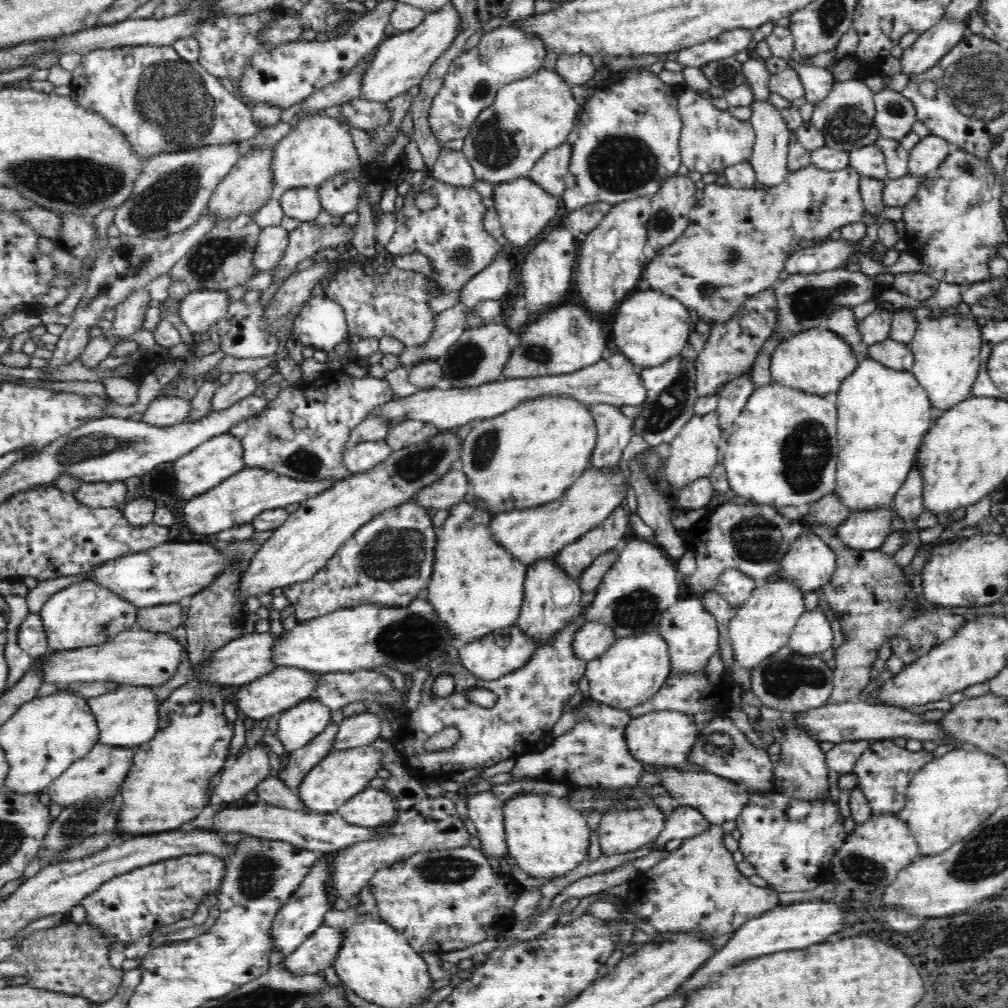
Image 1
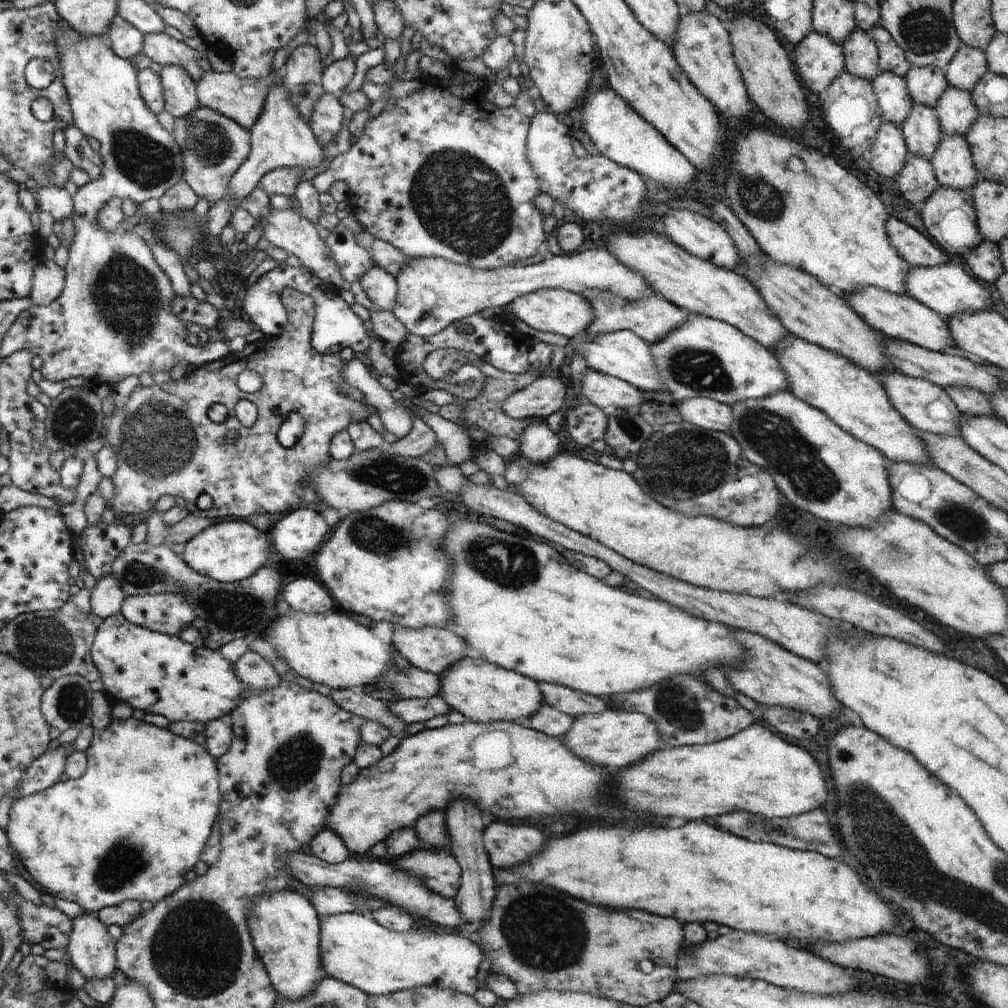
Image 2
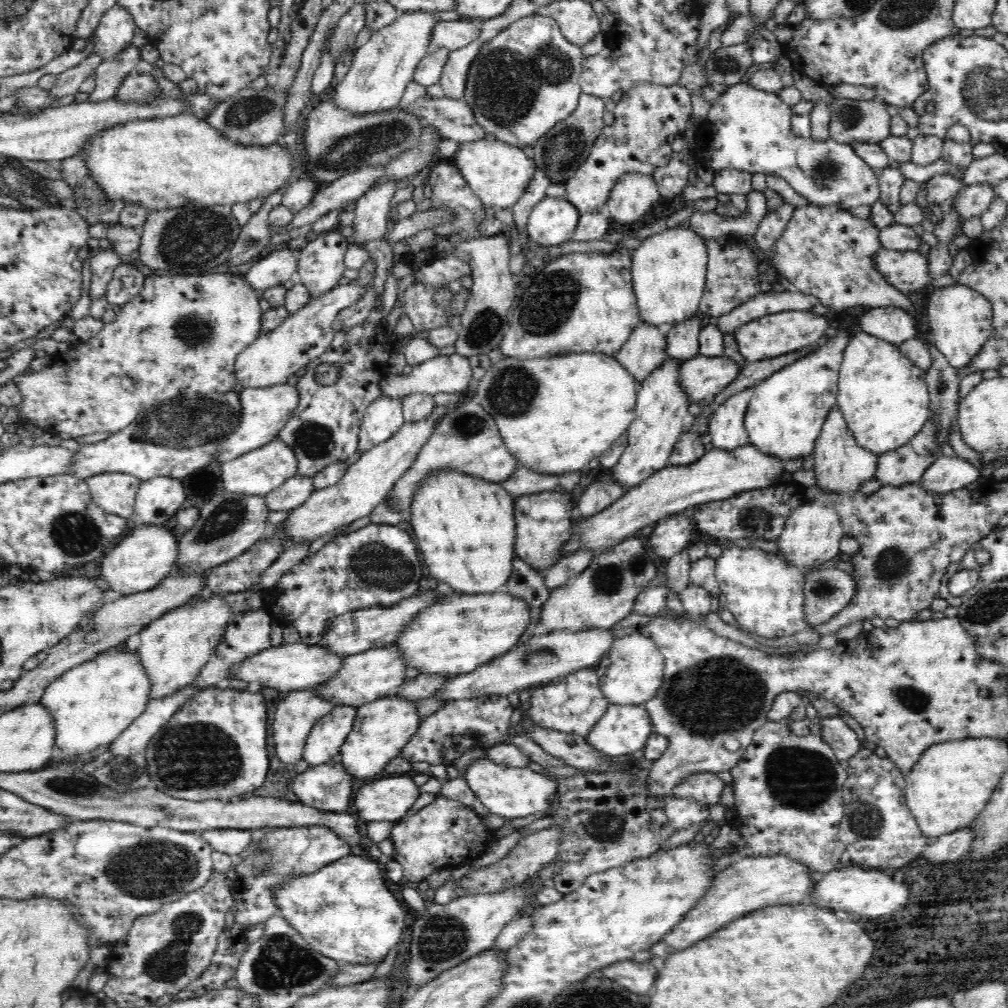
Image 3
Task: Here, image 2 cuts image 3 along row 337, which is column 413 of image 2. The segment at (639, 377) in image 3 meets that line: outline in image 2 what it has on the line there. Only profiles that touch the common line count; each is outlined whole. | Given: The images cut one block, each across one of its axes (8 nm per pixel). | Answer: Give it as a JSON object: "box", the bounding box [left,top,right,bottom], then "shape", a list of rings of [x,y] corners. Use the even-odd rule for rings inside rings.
{"box":[390,625,482,677],"shape":[[[393,625],[393,637],[390,644],[403,658],[406,658],[411,667],[419,668],[434,676],[441,677],[446,669],[462,659],[482,659],[478,651],[470,648],[459,637],[444,628],[422,627],[421,629],[407,629]]]}

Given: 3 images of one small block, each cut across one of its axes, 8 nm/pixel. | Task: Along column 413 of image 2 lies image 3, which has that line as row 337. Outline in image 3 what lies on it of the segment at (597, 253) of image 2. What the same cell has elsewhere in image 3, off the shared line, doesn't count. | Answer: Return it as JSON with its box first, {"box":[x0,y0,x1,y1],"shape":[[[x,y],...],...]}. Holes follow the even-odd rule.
{"box":[235,258,375,387],"shape":[[[370,258],[370,260],[366,262],[366,266],[360,269],[358,284],[352,283],[351,285],[335,286],[332,290],[328,290],[328,292],[325,292],[323,295],[314,297],[306,306],[300,308],[300,310],[290,313],[276,328],[261,333],[255,342],[252,342],[250,346],[238,354],[235,365],[235,374],[238,383],[244,387],[267,387],[285,384],[288,383],[290,376],[296,375],[296,372],[308,366],[311,361],[322,357],[324,352],[332,347],[336,333],[333,328],[336,317],[342,310],[348,310],[349,306],[352,306],[355,302],[360,300],[360,297],[364,294],[365,288],[370,284],[370,275],[374,272],[375,265]]]}

